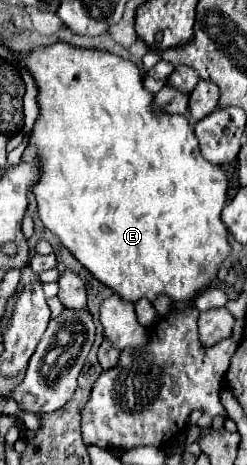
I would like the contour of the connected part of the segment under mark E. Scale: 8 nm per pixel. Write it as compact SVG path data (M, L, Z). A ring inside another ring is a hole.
M53 44L49 48L41 48L37 52L31 52L27 58L21 58L25 66L29 66L31 74L37 78L37 86L41 90L41 118L37 120L37 126L33 128L31 146L35 148L37 158L41 160L41 178L35 186L35 198L39 204L39 218L47 230L51 230L61 244L113 294L117 294L125 302L139 302L141 298L147 298L149 302L155 302L159 296L167 296L171 302L179 300L191 300L195 294L203 292L213 284L217 278L217 272L221 264L231 256L231 244L229 244L229 232L223 226L219 214L227 200L227 176L223 170L211 162L207 162L201 156L199 142L195 138L193 126L187 116L175 116L175 114L161 114L151 108L153 94L149 94L143 88L143 74L137 64L127 62L115 54L99 52L99 50L81 50L69 44Z

